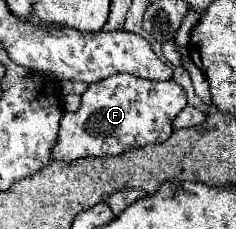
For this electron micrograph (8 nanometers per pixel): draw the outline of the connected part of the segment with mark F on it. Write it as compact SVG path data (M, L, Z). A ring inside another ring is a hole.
M114 74L104 82L90 84L82 94L82 106L78 112L64 112L60 122L58 144L54 146L54 158L72 162L86 156L118 156L134 148L142 148L150 142L164 142L172 134L172 122L178 112L186 106L186 92L172 80L168 82L148 82L130 74Z

